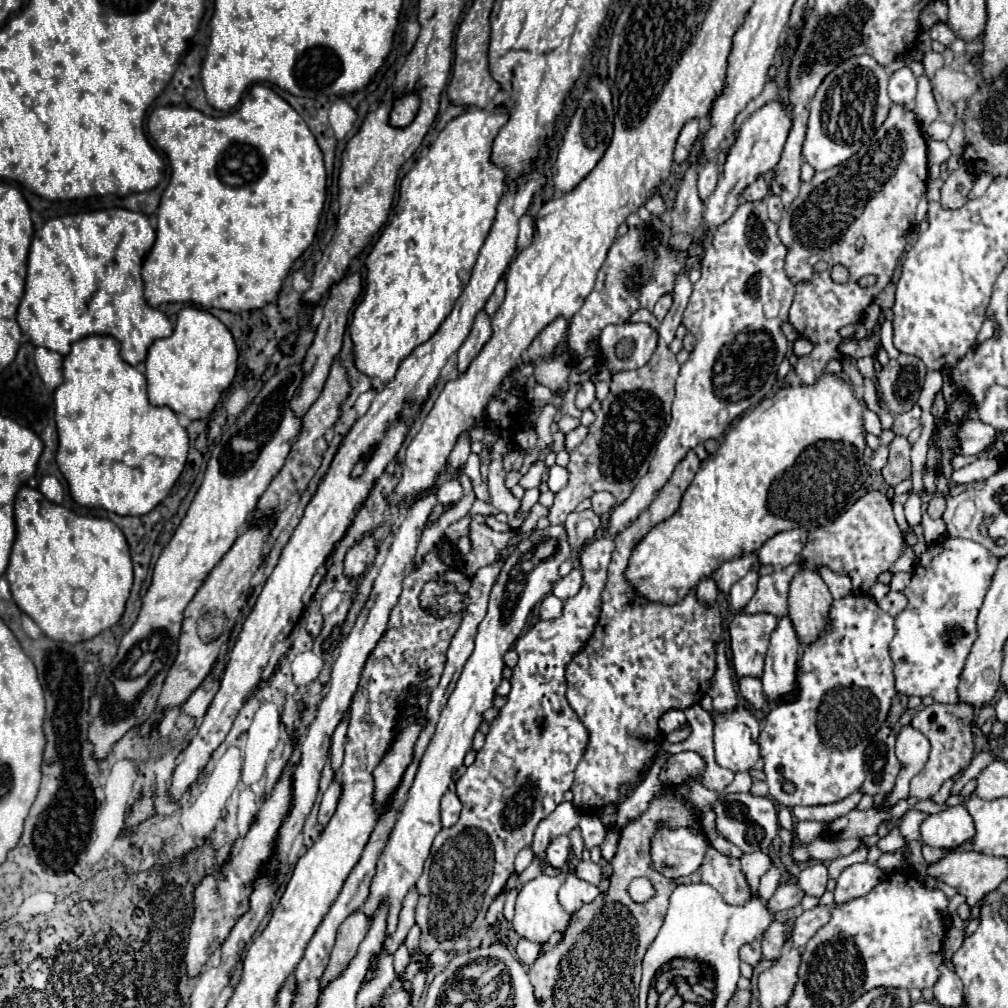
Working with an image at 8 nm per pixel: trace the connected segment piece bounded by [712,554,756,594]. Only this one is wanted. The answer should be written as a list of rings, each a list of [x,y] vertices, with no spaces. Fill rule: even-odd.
[[[748,554],[748,556],[736,558],[736,560],[724,562],[724,564],[712,574],[718,590],[724,592],[724,594],[728,594],[730,588],[732,588],[732,584],[734,584],[736,580],[740,580],[740,576],[744,576],[744,574],[748,572],[748,568],[754,568],[754,564],[756,564],[756,554]]]

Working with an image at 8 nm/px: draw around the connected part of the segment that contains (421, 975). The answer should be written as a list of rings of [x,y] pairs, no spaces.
[[[424,968],[424,970],[420,970],[420,972],[416,972],[416,976],[414,976],[414,980],[412,980],[412,989],[414,994],[412,1003],[414,1007],[418,1007],[424,986],[426,986],[426,968]]]

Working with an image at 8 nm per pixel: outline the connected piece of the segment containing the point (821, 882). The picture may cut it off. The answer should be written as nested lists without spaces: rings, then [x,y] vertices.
[[[822,862],[808,864],[798,876],[798,886],[804,890],[804,894],[814,898],[820,898],[826,892],[826,882],[828,882],[828,870],[826,864]]]

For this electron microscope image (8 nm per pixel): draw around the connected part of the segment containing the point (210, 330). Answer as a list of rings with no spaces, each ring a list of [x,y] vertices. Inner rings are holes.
[[[184,306],[178,312],[172,336],[158,338],[148,348],[144,362],[148,400],[156,406],[168,406],[176,414],[186,414],[190,420],[208,418],[222,392],[232,384],[236,362],[238,352],[230,330],[210,312]]]

